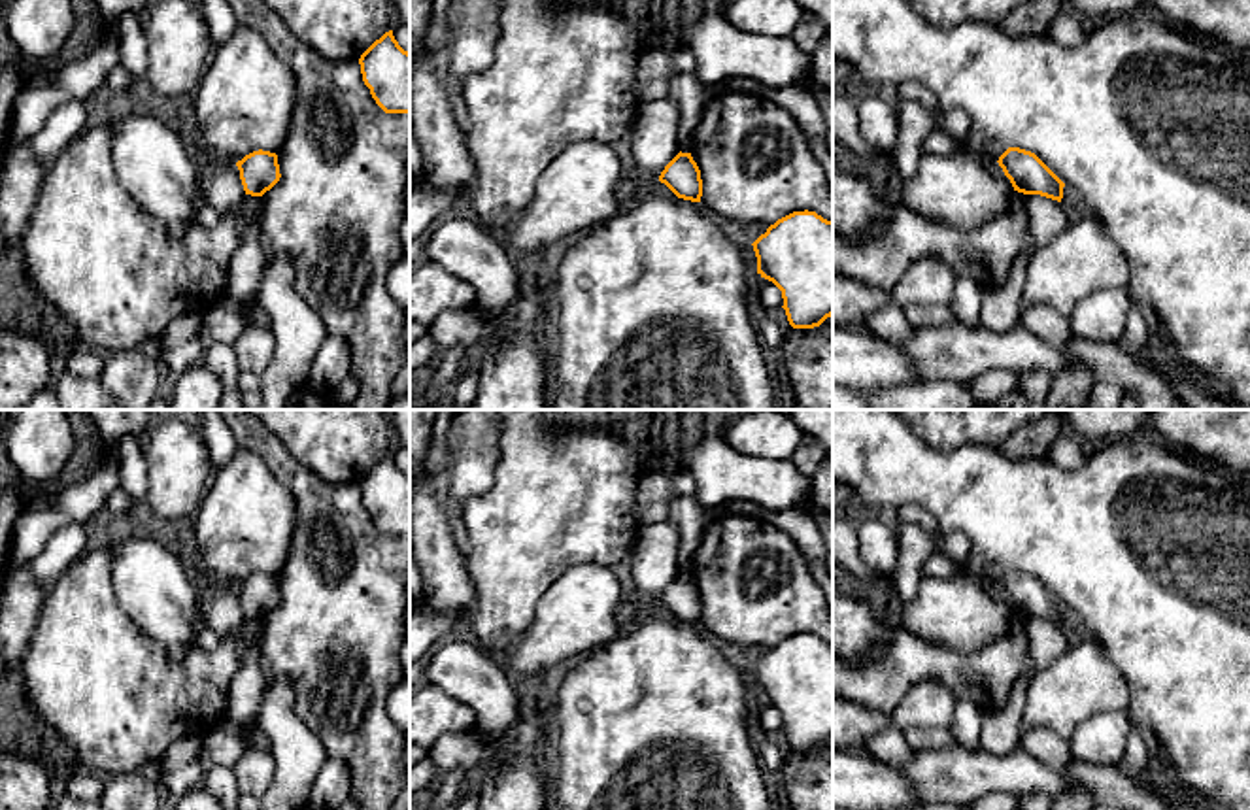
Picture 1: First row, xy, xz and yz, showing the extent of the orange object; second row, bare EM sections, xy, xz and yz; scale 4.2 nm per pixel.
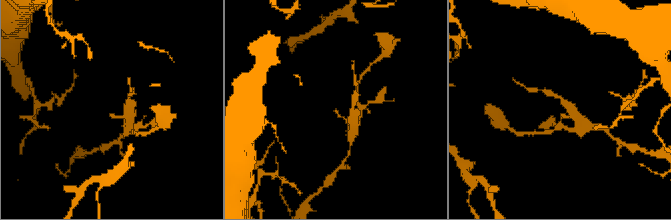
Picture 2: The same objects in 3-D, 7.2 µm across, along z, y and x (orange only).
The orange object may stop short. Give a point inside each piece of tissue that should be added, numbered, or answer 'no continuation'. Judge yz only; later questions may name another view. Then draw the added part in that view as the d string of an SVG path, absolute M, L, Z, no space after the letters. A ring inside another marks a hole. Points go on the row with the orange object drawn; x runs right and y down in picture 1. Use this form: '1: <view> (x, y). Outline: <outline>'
no continuation

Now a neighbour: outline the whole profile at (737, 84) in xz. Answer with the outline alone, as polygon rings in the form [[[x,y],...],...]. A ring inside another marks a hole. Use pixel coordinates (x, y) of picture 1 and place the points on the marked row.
[[[733,76],[721,83],[719,91],[765,96],[772,89],[767,87],[765,83],[757,81],[757,79],[752,79],[746,76]]]

